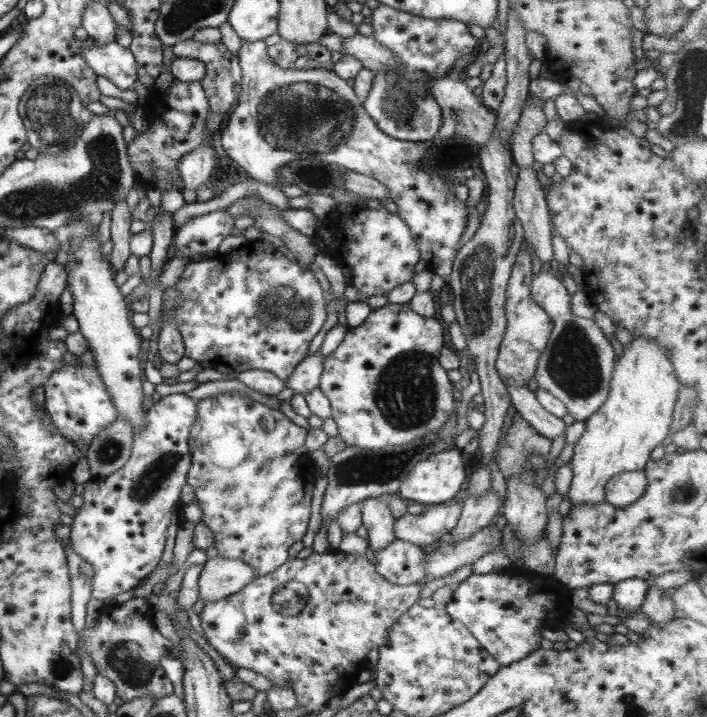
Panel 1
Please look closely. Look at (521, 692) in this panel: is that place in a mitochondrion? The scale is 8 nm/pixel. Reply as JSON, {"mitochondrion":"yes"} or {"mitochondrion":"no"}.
{"mitochondrion":"no"}

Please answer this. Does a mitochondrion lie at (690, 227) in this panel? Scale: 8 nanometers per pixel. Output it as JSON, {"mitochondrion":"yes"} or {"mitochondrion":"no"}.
{"mitochondrion":"no"}

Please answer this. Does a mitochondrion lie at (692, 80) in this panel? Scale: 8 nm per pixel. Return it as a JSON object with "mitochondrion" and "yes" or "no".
{"mitochondrion":"yes"}

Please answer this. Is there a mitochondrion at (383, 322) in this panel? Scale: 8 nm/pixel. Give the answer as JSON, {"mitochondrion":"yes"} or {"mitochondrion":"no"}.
{"mitochondrion":"no"}

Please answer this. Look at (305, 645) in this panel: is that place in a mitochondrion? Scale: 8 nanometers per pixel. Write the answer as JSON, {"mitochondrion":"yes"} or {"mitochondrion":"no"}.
{"mitochondrion":"no"}

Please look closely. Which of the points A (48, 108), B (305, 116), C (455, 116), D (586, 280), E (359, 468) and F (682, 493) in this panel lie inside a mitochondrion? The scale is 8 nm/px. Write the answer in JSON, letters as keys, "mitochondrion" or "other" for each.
{"A":"mitochondrion","B":"mitochondrion","C":"mitochondrion","D":"other","E":"mitochondrion","F":"mitochondrion"}

